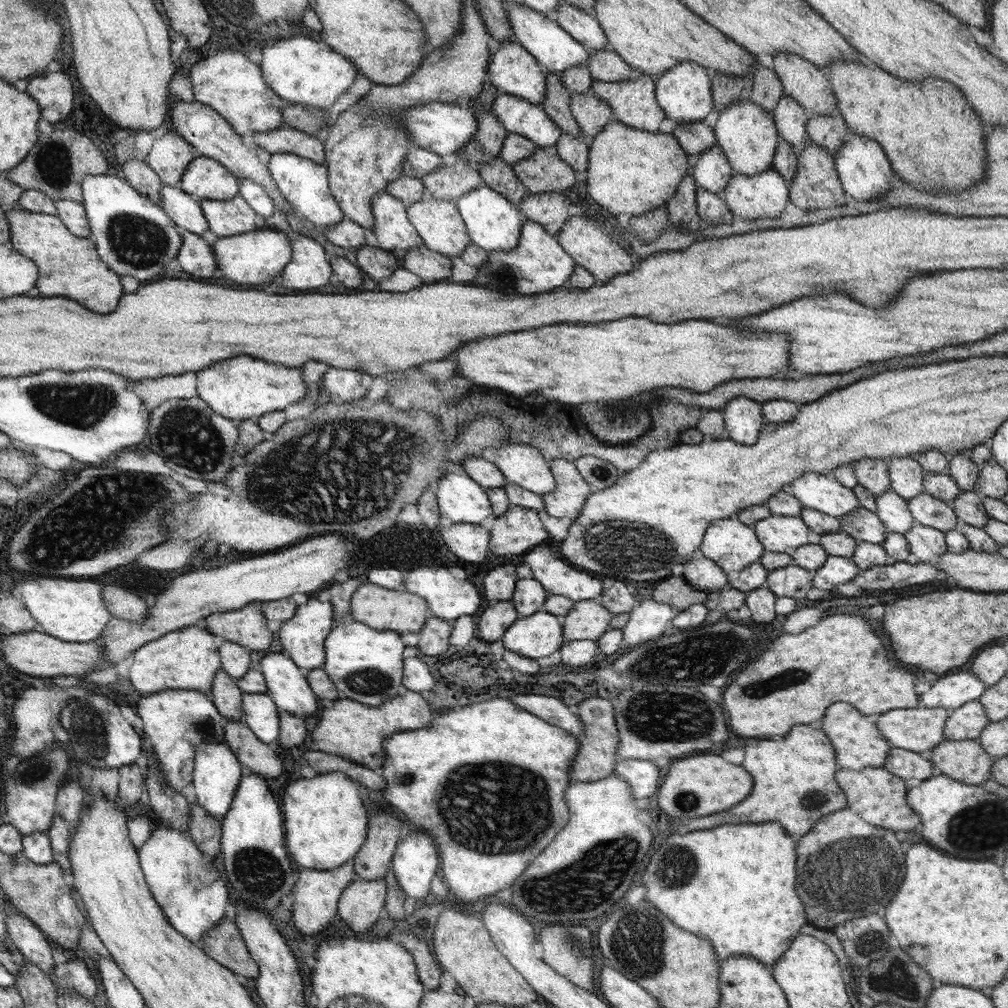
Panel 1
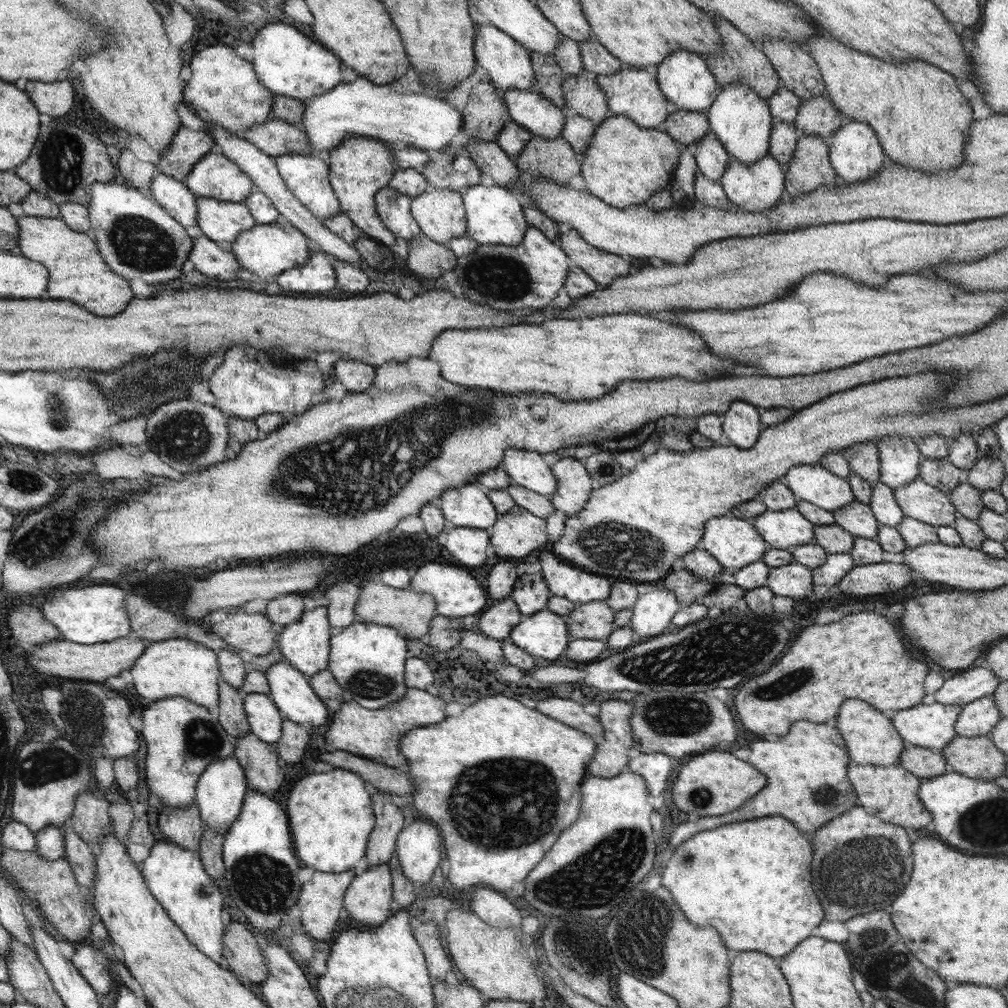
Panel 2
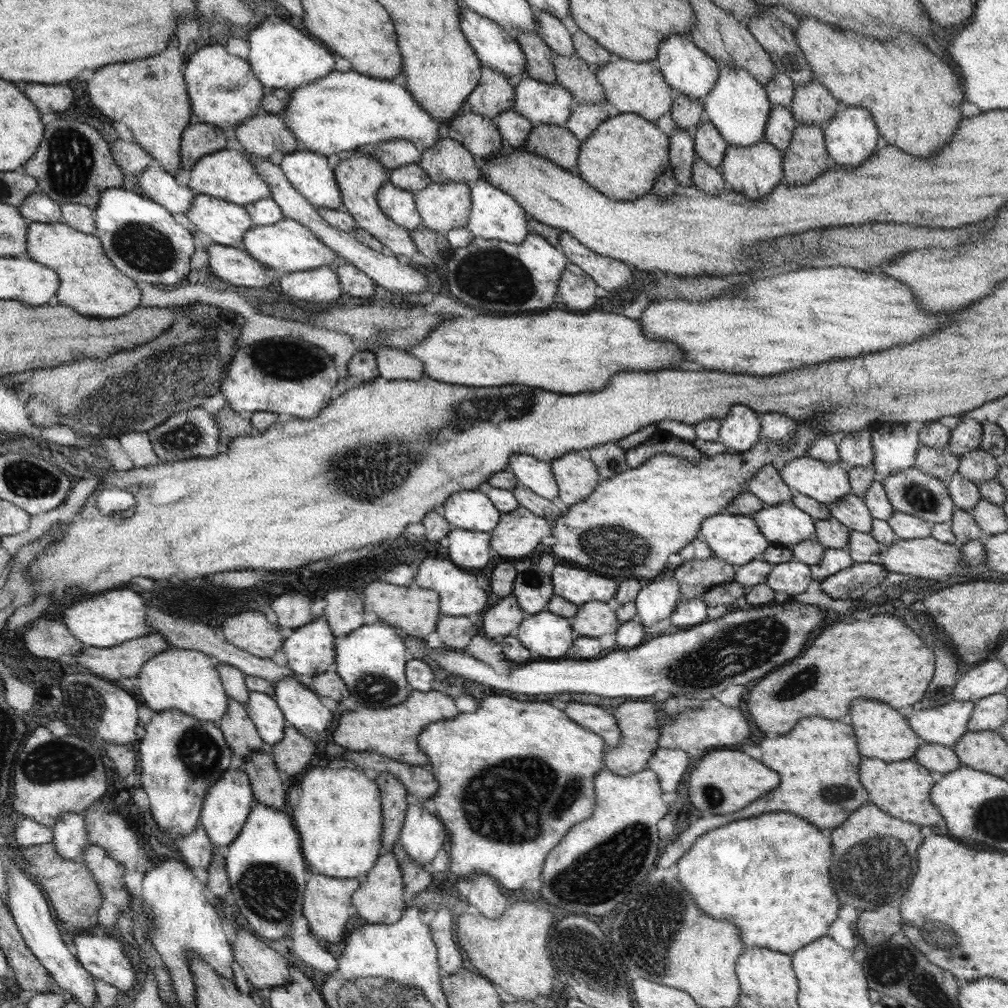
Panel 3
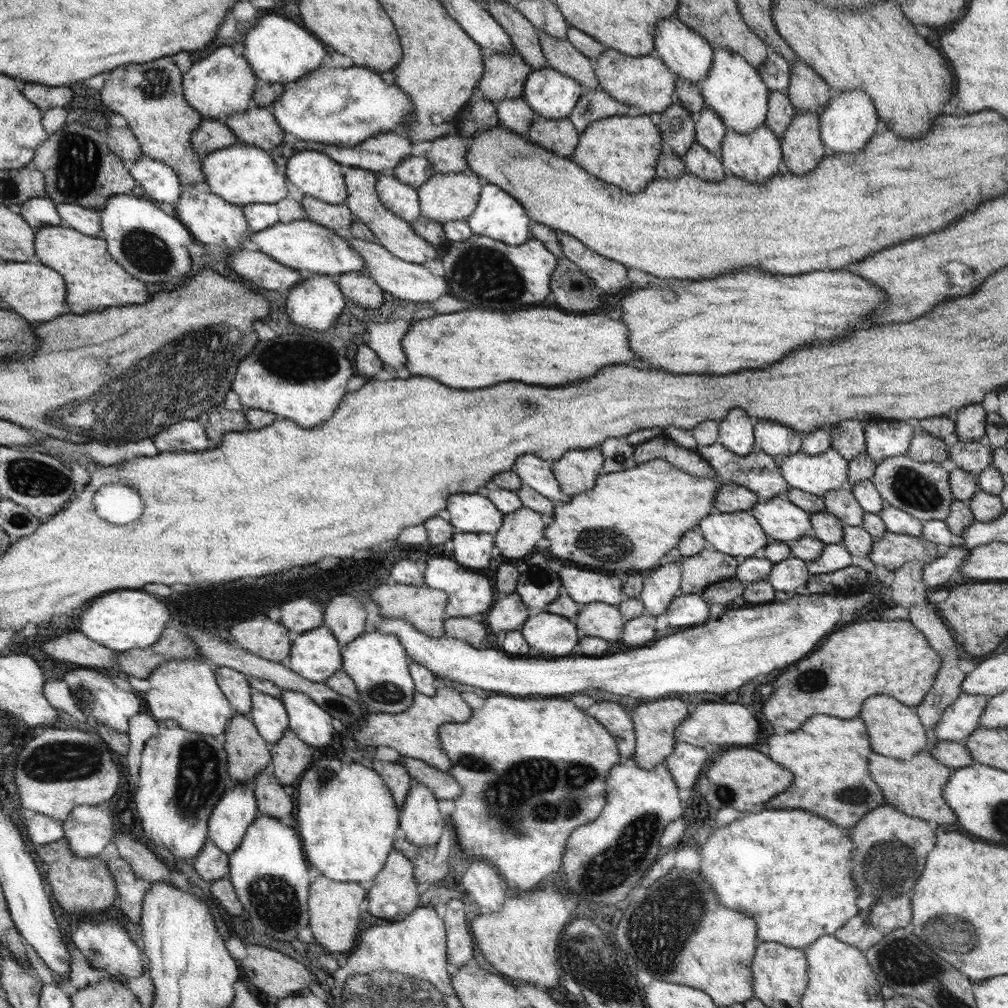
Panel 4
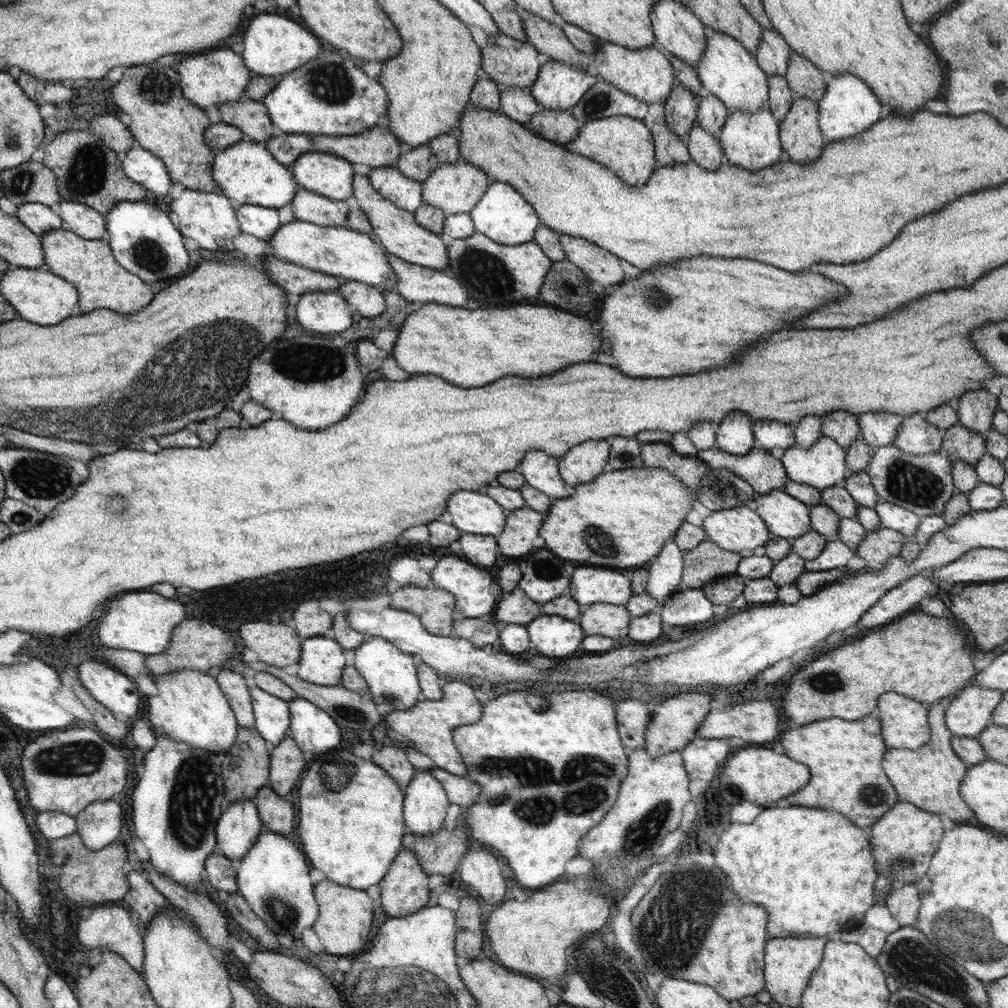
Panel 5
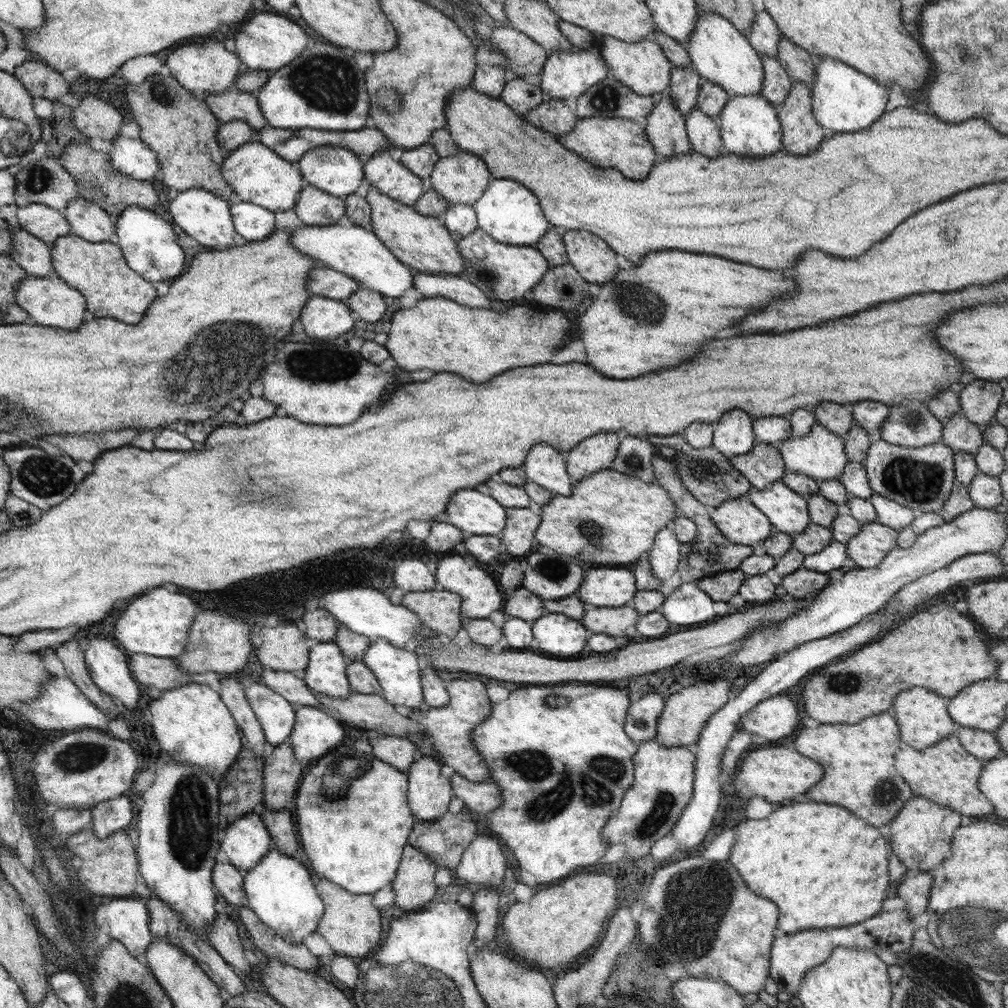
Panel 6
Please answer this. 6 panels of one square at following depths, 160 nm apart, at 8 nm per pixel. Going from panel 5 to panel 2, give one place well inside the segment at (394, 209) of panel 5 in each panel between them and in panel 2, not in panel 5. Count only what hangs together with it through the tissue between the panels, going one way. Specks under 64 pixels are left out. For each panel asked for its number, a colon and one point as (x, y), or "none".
2: (361, 167)
3: (360, 176)
4: (398, 236)

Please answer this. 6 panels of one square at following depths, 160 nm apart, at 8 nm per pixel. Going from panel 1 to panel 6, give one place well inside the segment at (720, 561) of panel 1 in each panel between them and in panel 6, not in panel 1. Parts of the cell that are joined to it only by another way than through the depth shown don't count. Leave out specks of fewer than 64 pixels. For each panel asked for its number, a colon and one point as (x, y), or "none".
2: (734, 542)
3: (738, 540)
4: (740, 534)
5: (740, 528)
6: (742, 522)

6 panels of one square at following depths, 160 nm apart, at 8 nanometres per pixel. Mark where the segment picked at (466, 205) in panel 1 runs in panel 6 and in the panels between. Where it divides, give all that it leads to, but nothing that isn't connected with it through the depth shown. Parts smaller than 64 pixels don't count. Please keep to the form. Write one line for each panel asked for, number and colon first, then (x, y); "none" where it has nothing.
2: (494, 216)
3: (495, 214)
4: (498, 215)
5: (505, 216)
6: (511, 213)

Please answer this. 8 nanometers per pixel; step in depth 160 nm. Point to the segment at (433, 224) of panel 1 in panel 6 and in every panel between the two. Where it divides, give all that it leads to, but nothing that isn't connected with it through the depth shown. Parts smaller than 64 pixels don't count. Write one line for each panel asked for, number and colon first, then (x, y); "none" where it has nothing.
2: (440, 213)
3: (444, 207)
4: (446, 197)
5: (457, 188)
6: (463, 178)

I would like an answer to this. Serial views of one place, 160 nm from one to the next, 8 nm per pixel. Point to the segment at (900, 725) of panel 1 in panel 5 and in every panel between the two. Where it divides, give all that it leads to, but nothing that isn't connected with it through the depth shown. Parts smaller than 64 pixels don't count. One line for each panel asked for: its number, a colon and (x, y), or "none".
2: (932, 726)
3: (944, 725)
4: (959, 721)
5: (970, 712)

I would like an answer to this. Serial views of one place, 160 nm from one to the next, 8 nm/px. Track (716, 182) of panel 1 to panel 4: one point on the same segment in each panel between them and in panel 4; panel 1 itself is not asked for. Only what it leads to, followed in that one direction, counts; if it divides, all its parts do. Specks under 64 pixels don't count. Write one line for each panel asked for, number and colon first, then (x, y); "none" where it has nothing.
2: (713, 159)
3: (711, 146)
4: (711, 129)

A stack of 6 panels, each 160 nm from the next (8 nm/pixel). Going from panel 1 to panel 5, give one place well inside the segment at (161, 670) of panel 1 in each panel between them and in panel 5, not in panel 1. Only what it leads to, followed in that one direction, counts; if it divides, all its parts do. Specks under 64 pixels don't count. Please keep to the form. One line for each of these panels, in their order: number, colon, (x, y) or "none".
2: (177, 667)
3: (186, 680)
4: (185, 690)
5: (189, 706)

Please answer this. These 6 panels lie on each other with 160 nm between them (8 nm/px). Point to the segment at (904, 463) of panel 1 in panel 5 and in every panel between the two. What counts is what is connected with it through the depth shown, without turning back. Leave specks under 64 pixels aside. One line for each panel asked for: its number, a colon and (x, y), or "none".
2: (900, 458)
3: (895, 445)
4: (884, 438)
5: (877, 429)

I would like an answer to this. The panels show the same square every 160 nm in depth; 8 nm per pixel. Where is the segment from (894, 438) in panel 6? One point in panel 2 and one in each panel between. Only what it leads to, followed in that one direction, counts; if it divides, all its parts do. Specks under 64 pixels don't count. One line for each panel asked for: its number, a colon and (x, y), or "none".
2: (937, 472)
3: (940, 463)
4: (924, 447)
5: (915, 436)

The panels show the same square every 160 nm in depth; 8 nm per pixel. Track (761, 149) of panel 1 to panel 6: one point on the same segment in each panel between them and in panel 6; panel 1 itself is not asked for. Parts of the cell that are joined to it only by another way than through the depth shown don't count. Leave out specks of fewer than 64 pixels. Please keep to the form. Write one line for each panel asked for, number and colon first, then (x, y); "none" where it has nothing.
2: (743, 122)
3: (738, 106)
4: (734, 89)
5: (728, 70)
6: (718, 50)

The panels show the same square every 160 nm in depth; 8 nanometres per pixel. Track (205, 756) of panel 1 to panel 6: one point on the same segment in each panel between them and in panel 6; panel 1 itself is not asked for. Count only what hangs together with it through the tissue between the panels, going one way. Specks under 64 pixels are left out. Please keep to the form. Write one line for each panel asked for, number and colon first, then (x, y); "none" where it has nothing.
2: (220, 791)
3: (227, 805)
4: (237, 809)
5: (239, 825)
6: (246, 841)

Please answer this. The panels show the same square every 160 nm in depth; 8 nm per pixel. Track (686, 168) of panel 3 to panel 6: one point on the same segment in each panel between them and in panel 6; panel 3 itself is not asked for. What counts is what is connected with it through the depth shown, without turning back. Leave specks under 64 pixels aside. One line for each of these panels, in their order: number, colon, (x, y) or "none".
4: (677, 128)
5: (680, 108)
6: (683, 88)

